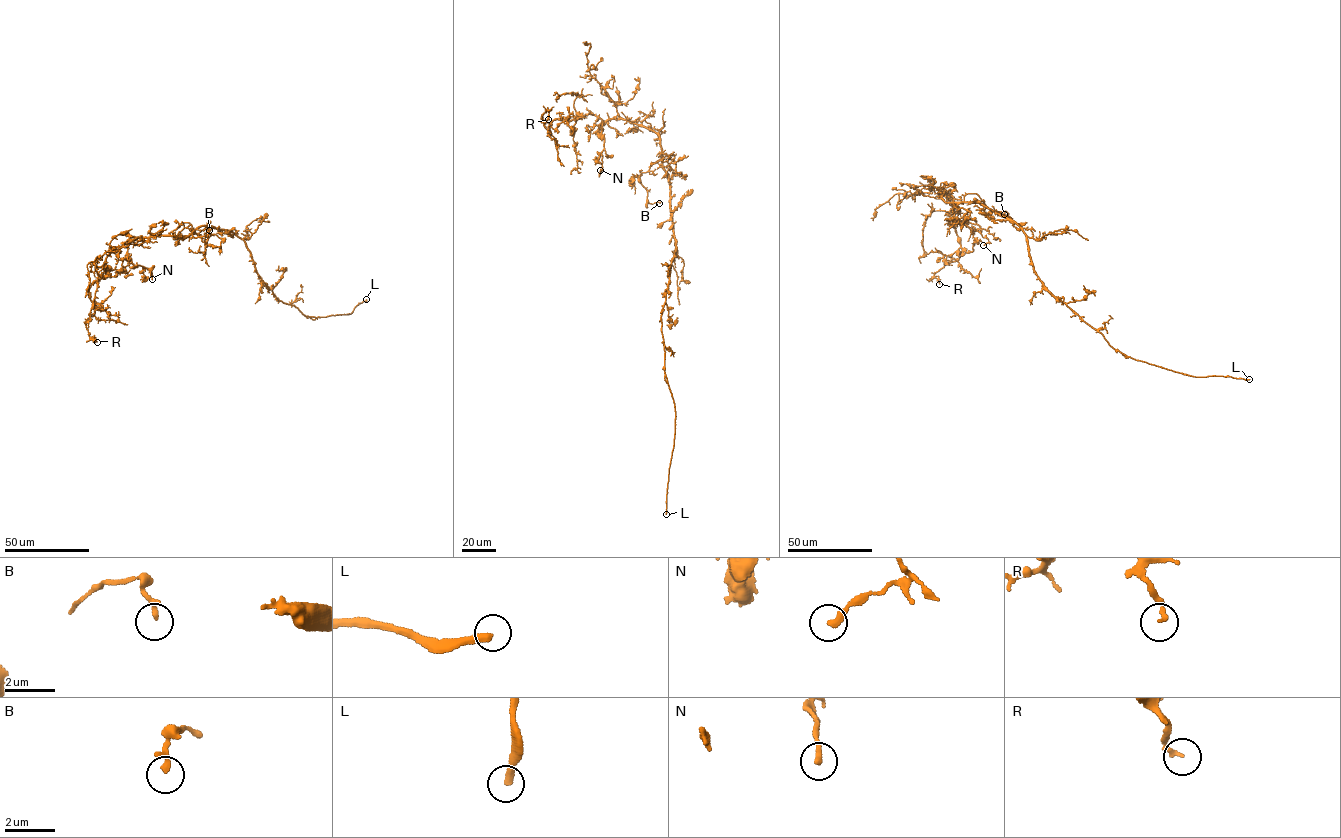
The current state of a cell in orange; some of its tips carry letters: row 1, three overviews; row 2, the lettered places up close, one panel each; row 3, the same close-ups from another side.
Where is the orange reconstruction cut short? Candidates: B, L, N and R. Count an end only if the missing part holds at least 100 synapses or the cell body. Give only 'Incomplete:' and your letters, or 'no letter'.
Incomplete: L

